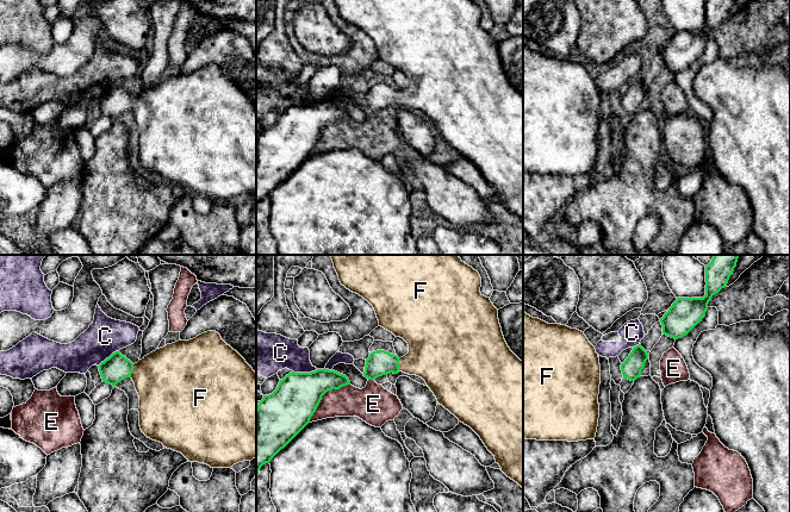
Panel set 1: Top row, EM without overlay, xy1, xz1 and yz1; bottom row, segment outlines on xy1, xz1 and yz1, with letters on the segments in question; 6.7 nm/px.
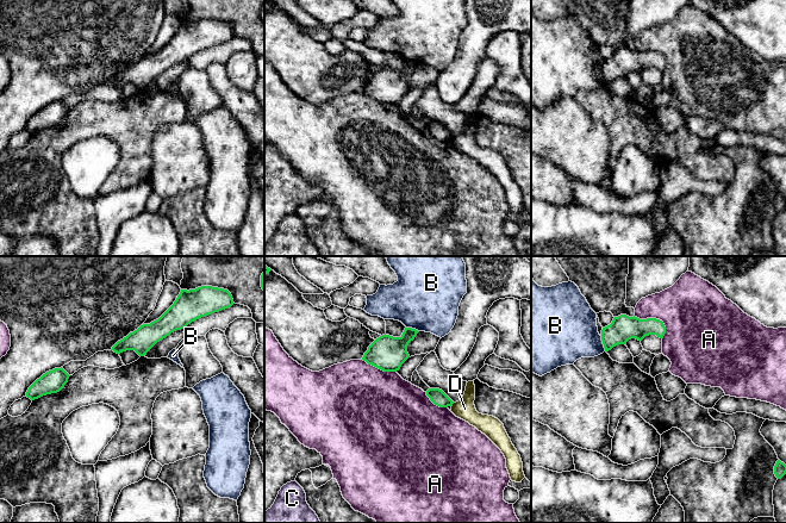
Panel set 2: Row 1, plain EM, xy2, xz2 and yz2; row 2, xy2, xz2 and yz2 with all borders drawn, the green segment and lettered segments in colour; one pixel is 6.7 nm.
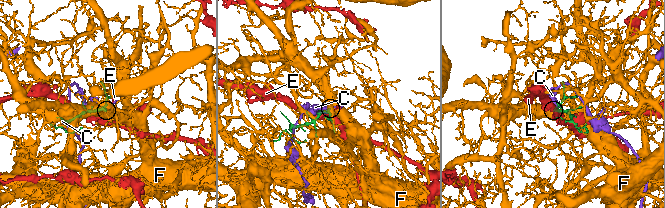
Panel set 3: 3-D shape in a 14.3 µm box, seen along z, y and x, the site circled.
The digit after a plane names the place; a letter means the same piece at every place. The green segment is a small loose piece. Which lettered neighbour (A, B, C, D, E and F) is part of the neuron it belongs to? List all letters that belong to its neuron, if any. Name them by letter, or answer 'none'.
F

